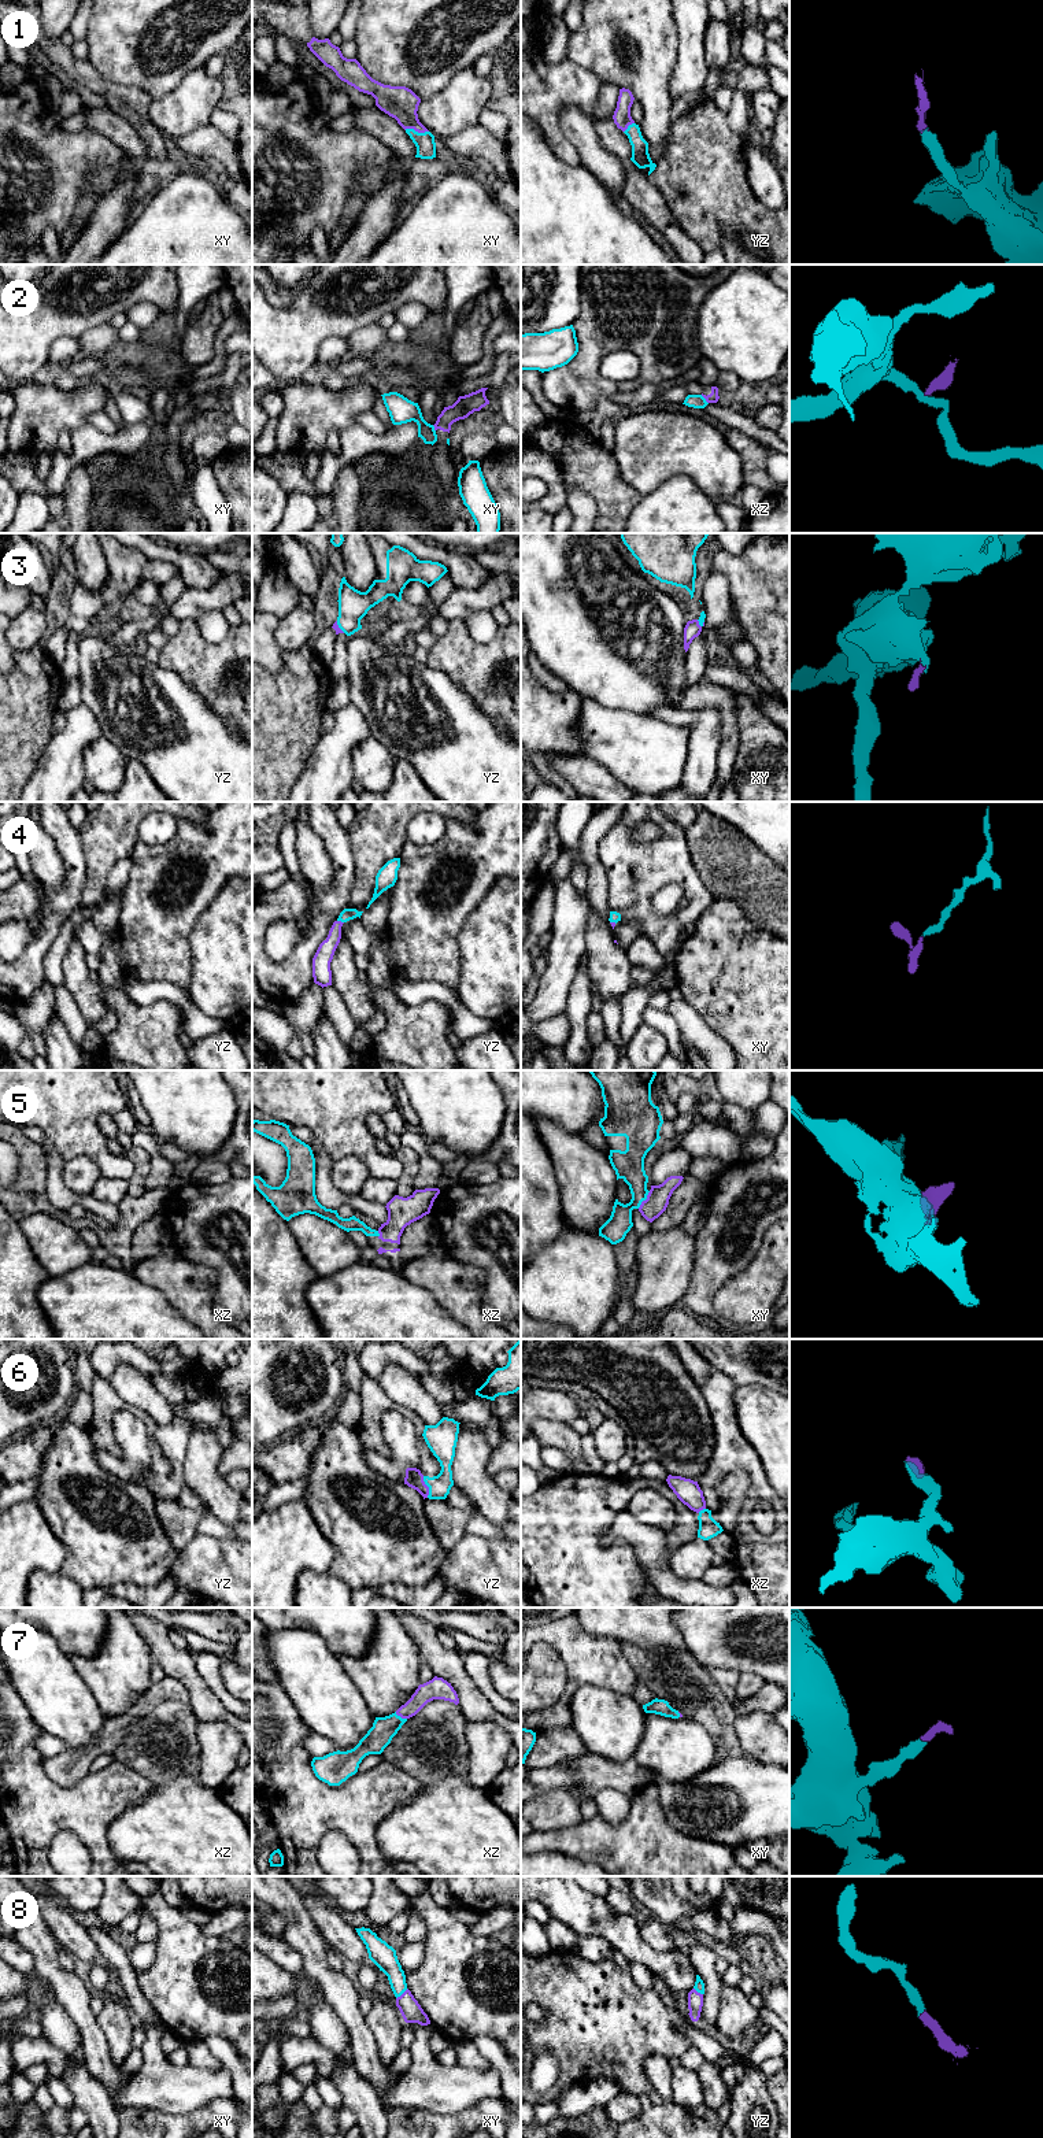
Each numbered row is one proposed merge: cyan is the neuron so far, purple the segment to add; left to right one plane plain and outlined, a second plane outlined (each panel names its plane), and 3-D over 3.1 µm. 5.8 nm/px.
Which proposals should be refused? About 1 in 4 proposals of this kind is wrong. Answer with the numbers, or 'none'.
2

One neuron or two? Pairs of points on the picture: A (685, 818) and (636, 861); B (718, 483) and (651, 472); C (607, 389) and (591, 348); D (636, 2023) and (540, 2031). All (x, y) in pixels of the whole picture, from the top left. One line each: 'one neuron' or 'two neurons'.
A: two neurons
B: one neuron
C: one neuron
D: one neuron

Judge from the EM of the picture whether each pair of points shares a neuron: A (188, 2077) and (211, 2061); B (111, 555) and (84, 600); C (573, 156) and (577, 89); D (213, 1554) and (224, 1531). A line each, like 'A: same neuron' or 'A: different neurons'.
A: different neurons
B: same neuron
C: same neuron
D: different neurons

